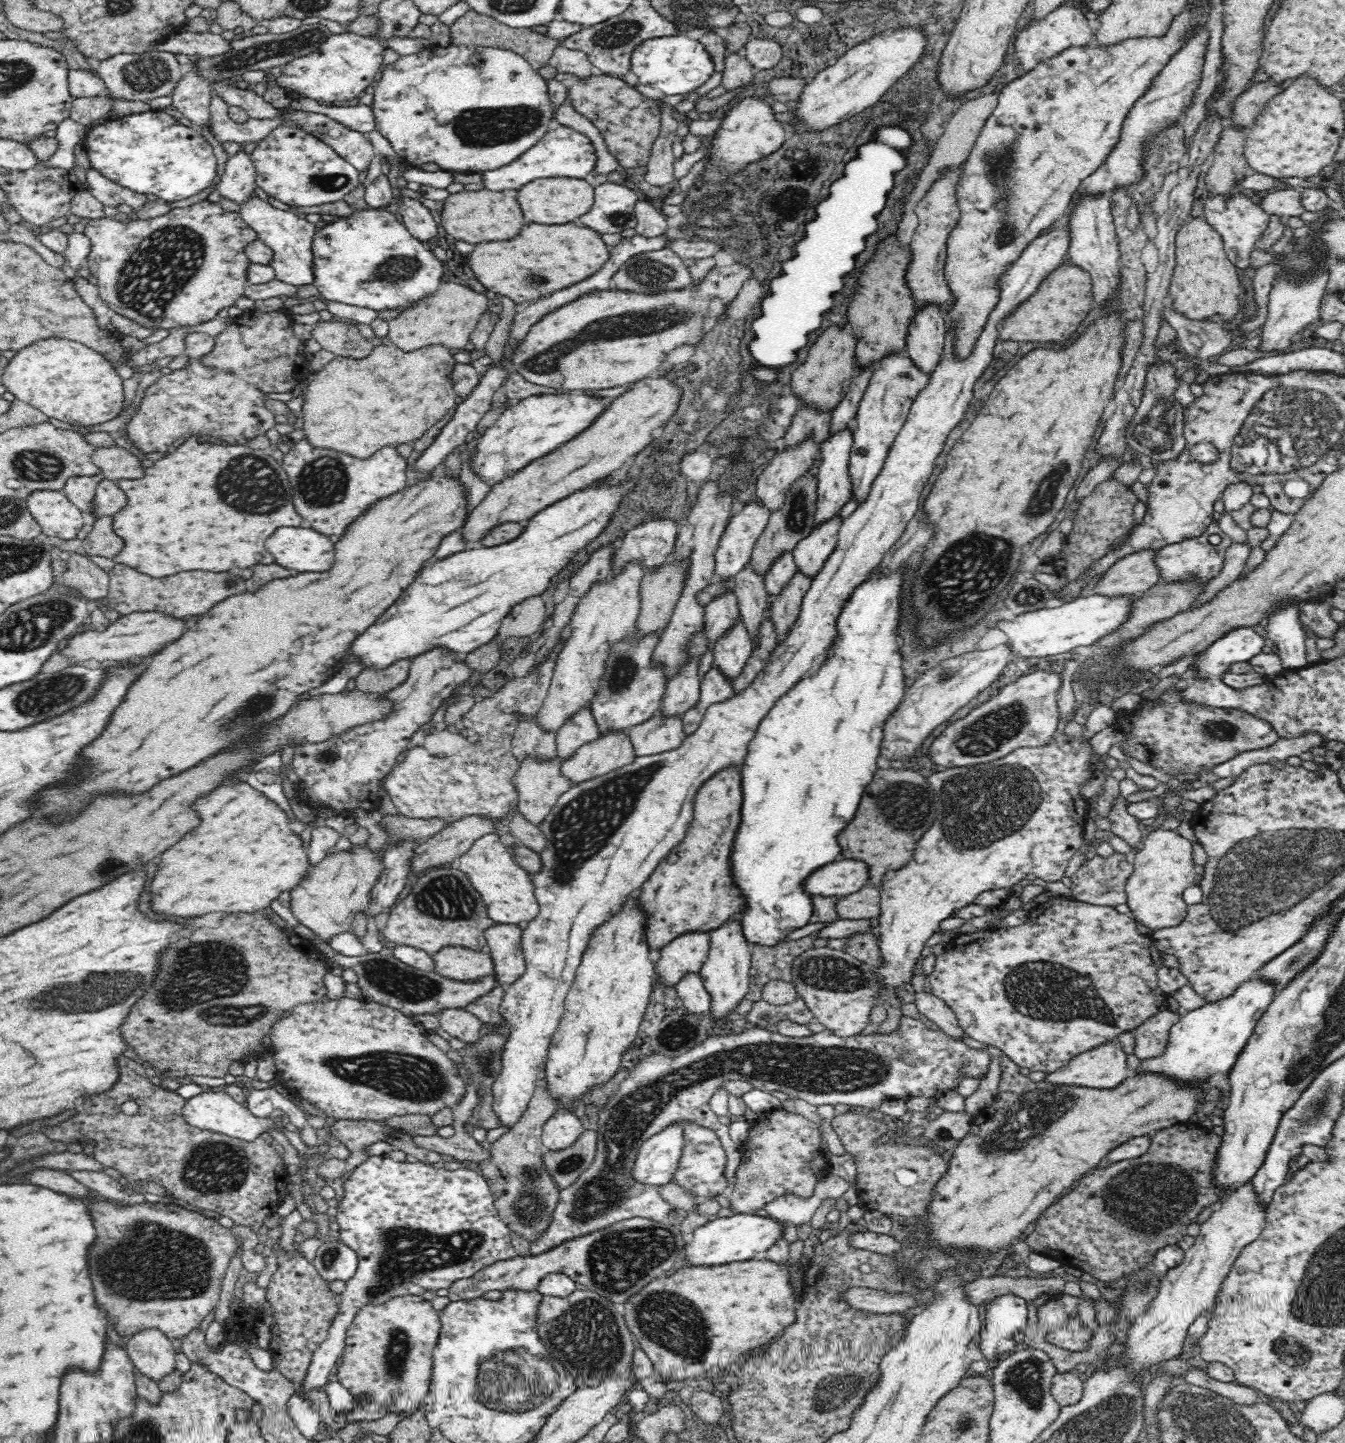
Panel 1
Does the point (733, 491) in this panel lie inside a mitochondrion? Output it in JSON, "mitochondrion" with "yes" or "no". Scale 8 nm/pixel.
{"mitochondrion":"no"}

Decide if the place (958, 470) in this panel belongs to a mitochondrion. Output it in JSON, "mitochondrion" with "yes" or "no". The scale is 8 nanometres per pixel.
{"mitochondrion":"no"}

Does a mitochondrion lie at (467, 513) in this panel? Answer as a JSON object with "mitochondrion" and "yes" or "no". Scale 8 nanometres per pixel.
{"mitochondrion":"no"}

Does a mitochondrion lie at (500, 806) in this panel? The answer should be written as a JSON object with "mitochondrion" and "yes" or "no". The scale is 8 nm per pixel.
{"mitochondrion":"no"}

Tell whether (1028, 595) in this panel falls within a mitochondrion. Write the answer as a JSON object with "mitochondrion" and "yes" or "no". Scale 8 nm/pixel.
{"mitochondrion":"yes"}

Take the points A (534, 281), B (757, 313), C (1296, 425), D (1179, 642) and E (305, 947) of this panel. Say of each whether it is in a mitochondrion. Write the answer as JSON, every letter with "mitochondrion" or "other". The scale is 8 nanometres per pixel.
{"A":"mitochondrion","B":"other","C":"mitochondrion","D":"other","E":"other"}

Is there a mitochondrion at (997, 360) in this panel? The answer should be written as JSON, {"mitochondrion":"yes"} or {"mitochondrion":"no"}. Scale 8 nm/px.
{"mitochondrion":"no"}

